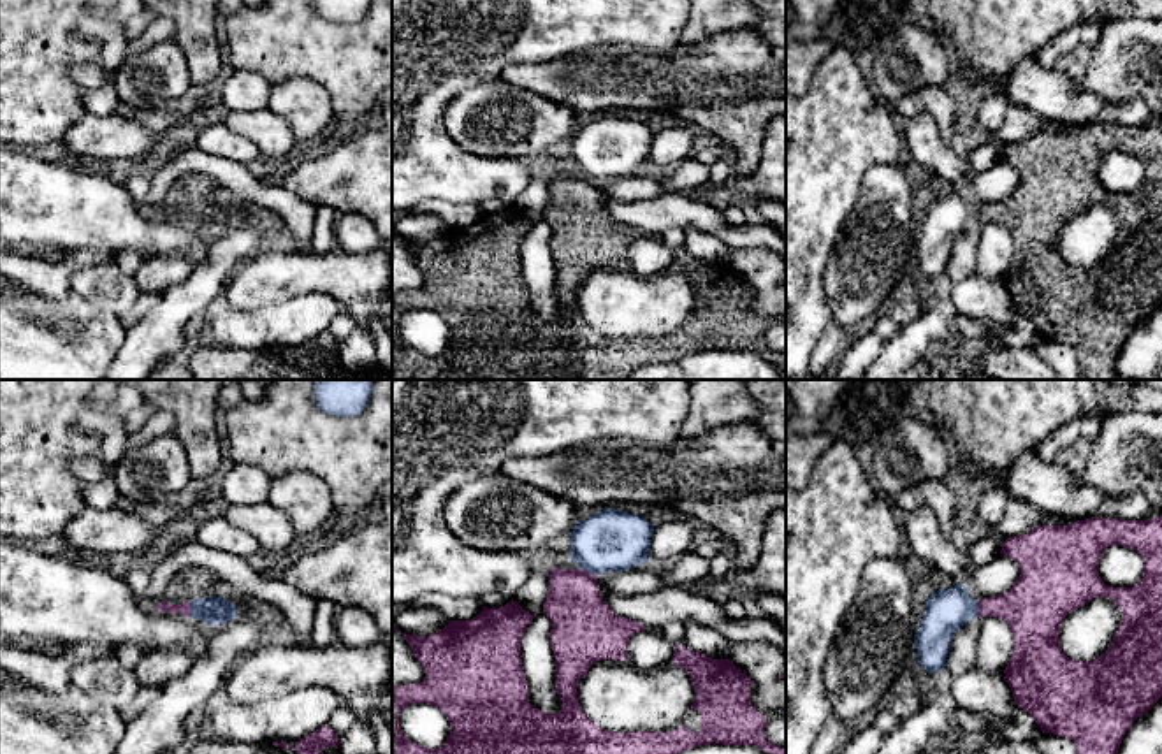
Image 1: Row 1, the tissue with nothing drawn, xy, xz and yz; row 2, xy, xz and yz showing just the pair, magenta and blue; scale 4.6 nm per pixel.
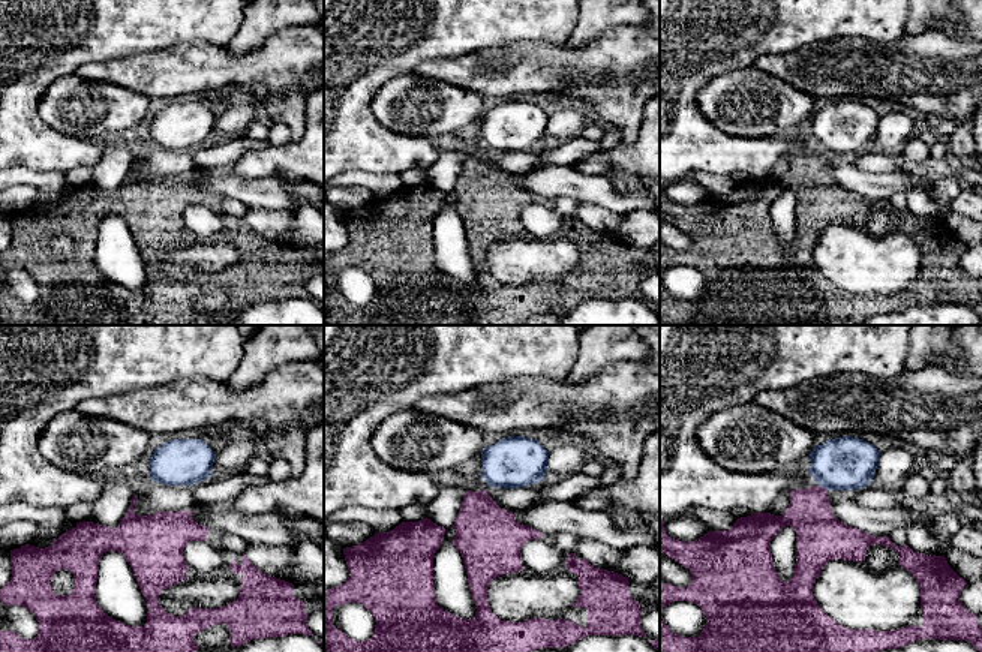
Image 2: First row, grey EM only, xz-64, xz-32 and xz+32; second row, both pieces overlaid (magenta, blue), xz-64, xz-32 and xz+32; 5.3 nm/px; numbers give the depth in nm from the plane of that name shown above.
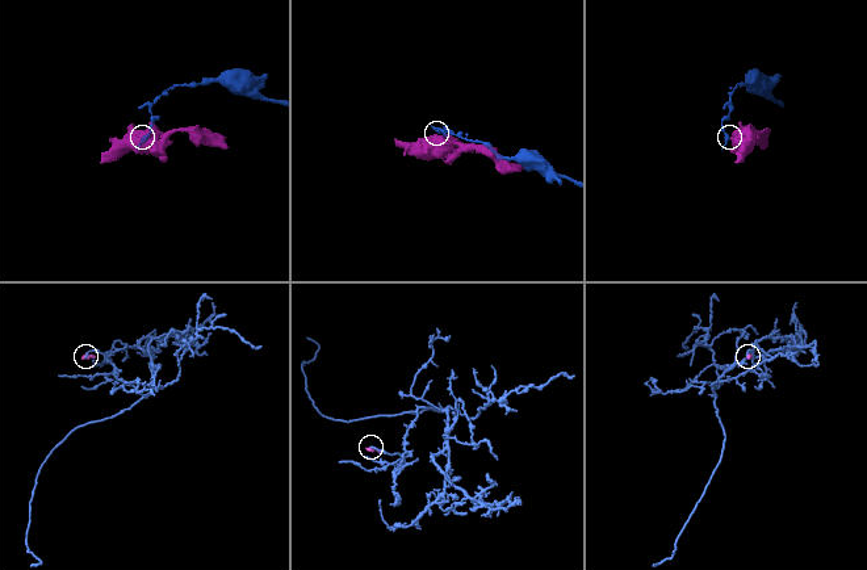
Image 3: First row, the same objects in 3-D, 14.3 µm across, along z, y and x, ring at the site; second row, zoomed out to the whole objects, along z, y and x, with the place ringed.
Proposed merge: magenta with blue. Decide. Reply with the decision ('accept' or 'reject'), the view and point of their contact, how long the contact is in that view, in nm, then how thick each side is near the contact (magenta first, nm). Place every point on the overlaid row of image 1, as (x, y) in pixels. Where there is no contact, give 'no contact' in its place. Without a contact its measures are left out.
reject | xy (188, 608) | 70 nm | 60/130 nm

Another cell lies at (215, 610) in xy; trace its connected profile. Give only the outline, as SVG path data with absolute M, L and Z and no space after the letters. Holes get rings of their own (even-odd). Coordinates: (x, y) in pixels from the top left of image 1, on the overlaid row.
M206 598L206 599L192 599L190 601L190 617L197 620L204 620L209 626L220 626L234 620L236 606L229 603L225 598Z

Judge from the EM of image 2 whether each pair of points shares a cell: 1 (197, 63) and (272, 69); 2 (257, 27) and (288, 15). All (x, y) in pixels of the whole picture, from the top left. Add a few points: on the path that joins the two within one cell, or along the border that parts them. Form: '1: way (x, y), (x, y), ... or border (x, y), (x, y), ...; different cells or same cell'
1: way (215, 68), (254, 69); same cell
2: way (264, 20), (269, 15), (281, 15); same cell

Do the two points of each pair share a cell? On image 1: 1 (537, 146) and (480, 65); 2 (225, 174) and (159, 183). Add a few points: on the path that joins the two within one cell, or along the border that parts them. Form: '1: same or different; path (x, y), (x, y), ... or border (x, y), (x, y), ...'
1: different; border (500, 76), (472, 85), (454, 99)
2: same; path (210, 166), (174, 167)

